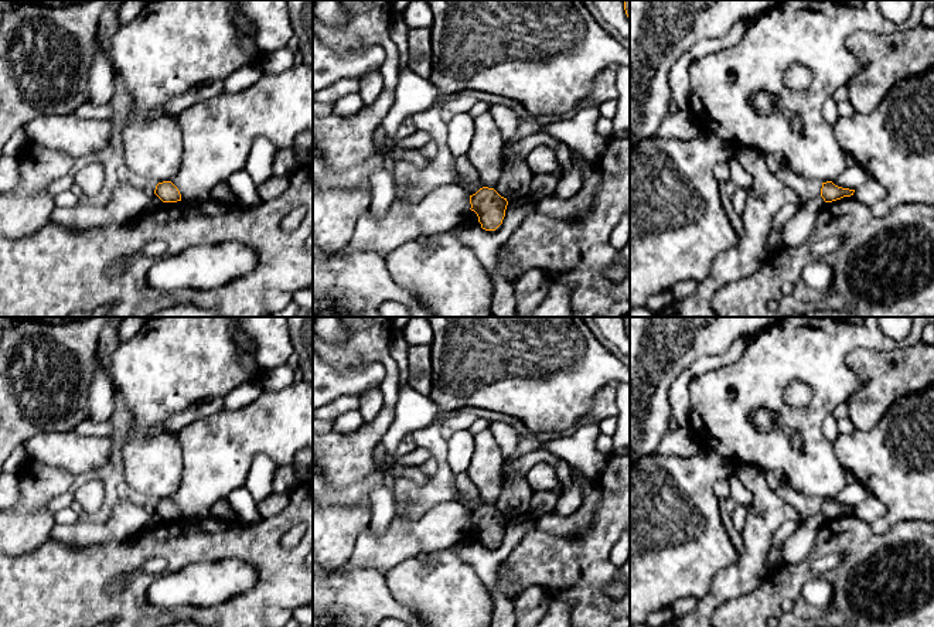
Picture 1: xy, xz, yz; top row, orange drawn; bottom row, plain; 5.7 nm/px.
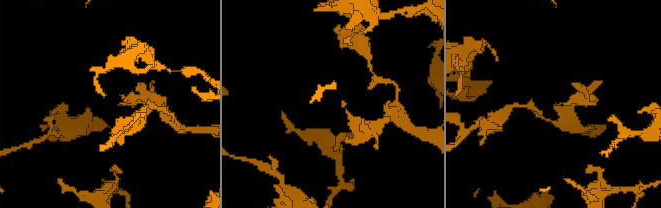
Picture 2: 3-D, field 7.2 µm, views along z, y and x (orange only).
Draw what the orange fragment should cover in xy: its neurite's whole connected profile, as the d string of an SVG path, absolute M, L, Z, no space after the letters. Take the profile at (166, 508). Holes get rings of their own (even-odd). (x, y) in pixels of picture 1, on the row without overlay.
M163 498L156 502L154 511L163 519L177 519L181 518L181 511L178 505L171 498Z

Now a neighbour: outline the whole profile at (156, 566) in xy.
M156 556L142 565L139 569L143 573L153 575L153 576L160 576L166 573L167 569L167 560L163 556Z

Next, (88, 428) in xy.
M86 419L81 422L74 432L83 437L99 436L99 437L109 437L113 433L113 426L110 420L106 422L93 422Z

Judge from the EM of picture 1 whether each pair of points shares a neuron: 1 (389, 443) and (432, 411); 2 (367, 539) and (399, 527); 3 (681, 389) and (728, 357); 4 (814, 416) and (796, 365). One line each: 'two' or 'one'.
1: one
2: one
3: one
4: one

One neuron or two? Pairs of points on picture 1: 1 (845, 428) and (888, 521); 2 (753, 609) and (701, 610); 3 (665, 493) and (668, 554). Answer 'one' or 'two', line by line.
1: two
2: two
3: one

